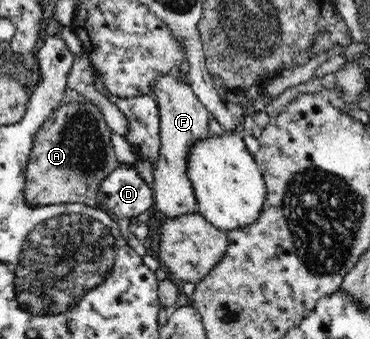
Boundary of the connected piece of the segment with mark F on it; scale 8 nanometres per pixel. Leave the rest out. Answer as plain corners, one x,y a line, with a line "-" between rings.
172,75
161,76
153,84
152,96
160,112
160,144
158,160
153,163
152,184
154,189
154,208
157,215
165,219
178,219
187,213
197,213
198,204
188,173
191,150
216,136
209,128
210,112
197,98
187,84
180,84

